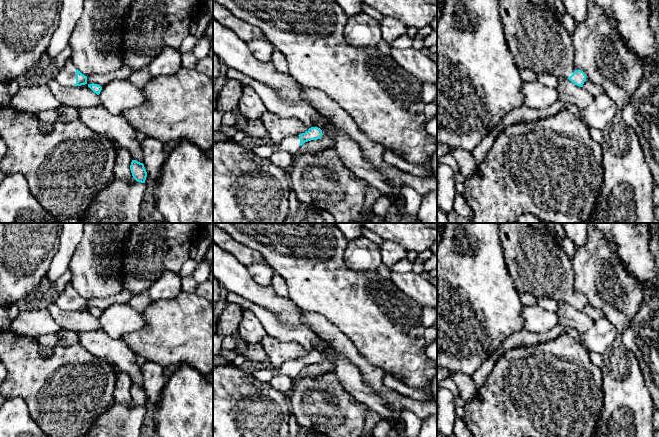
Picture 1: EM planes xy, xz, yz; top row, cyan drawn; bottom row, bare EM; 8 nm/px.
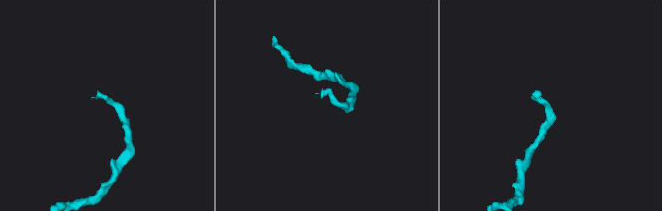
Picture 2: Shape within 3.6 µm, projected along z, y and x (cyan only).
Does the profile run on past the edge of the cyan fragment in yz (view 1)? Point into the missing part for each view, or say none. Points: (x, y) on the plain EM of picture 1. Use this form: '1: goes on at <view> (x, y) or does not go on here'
1: goes on at yz (537, 265)

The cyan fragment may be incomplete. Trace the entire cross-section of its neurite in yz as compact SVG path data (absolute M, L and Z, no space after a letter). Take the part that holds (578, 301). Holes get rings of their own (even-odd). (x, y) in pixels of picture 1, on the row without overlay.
M499 223L499 238L517 291L563 300L583 311L586 298L574 290L572 262L544 223Z

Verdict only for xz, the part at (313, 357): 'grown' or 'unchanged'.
grown

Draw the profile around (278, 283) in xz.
M274 274L272 281L271 281L271 286L273 287L274 291L276 292L277 295L287 298L288 297L288 289L286 282L282 276L279 274Z

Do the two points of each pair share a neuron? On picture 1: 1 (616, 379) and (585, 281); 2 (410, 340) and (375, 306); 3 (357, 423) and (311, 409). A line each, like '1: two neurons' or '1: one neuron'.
1: one neuron
2: one neuron
3: one neuron

